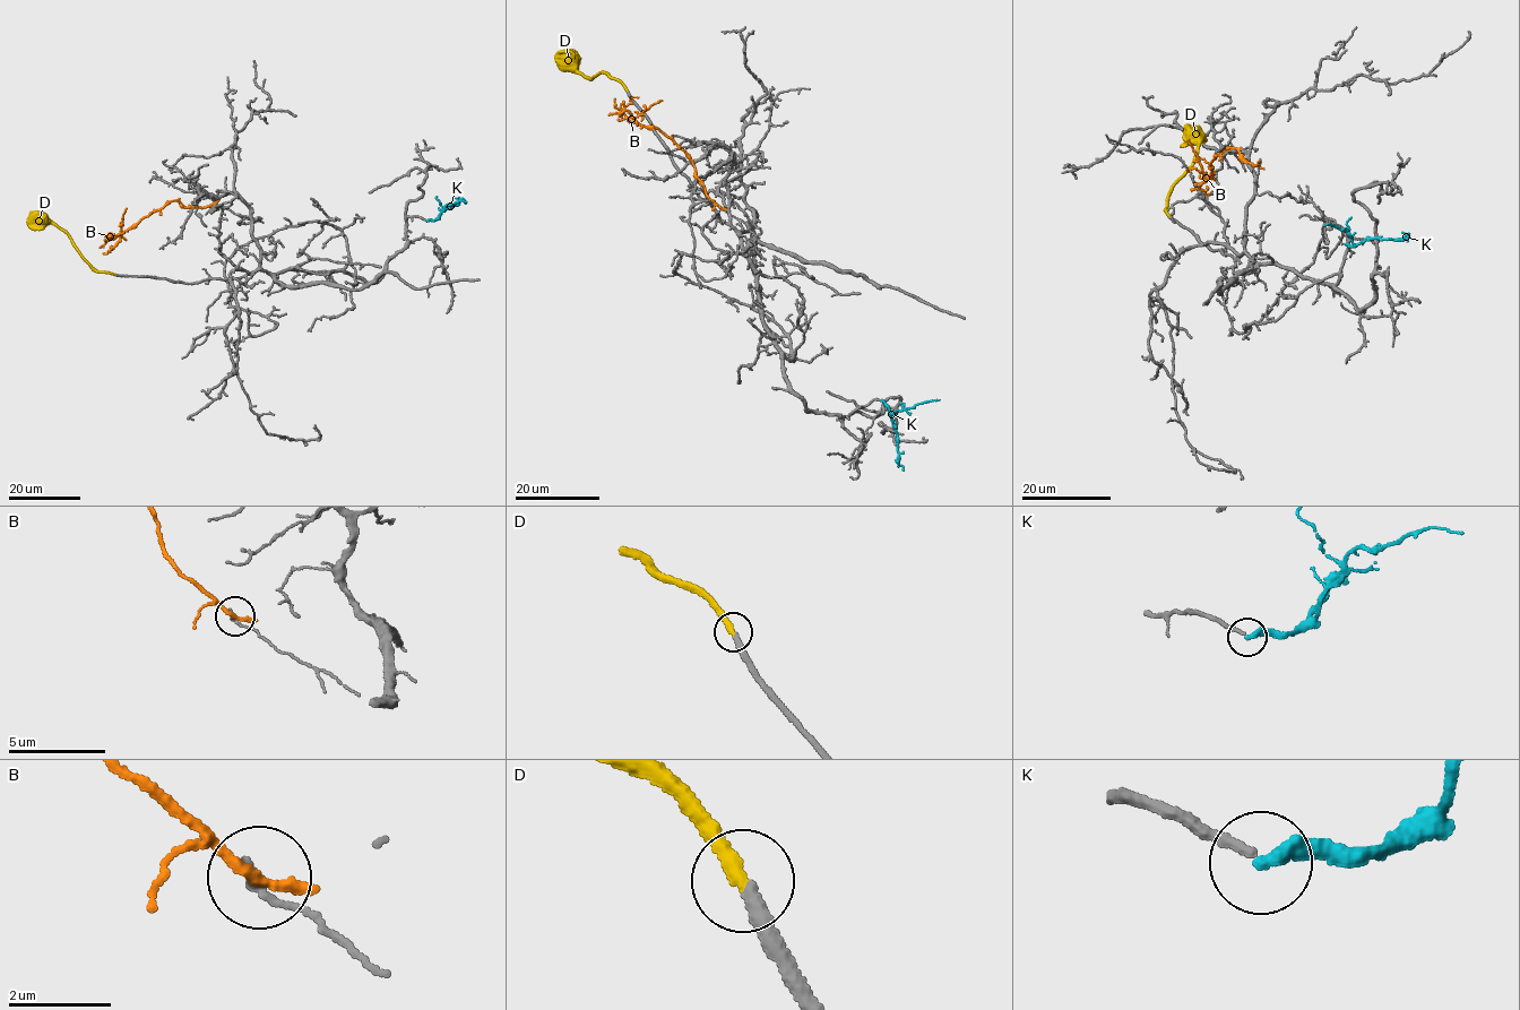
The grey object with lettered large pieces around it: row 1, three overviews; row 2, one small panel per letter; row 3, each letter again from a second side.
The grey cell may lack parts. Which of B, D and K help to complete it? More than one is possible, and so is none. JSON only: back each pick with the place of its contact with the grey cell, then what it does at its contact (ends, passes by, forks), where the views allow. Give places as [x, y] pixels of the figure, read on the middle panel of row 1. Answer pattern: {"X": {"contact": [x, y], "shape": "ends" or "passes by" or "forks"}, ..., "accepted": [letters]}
{"D": {"contact": [627, 89], "shape": "ends"}, "accepted": ["D"]}

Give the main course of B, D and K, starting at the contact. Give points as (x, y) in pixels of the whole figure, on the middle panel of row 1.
B: (720, 208), (706, 195), (690, 156), (665, 134), (636, 120), (662, 101)
D: (627, 89), (599, 71), (592, 78), (584, 77), (559, 53)
K: (882, 399), (896, 429), (898, 464), (903, 471)

